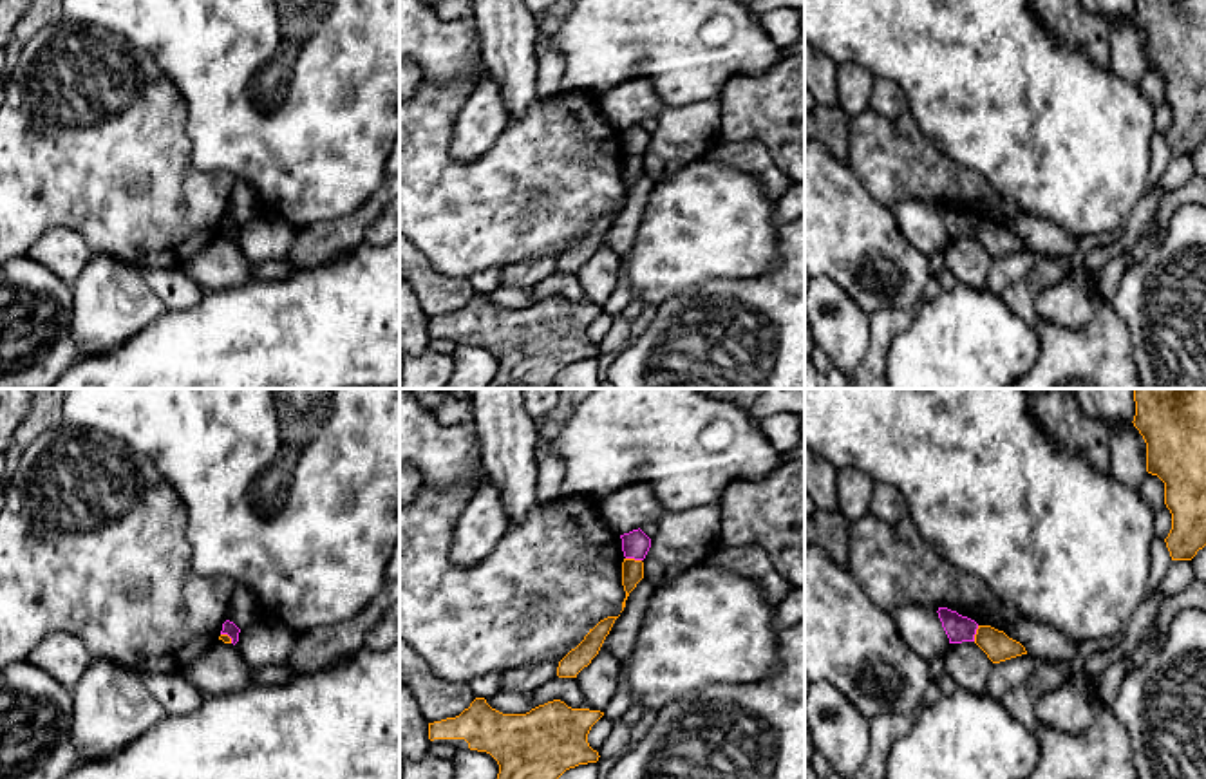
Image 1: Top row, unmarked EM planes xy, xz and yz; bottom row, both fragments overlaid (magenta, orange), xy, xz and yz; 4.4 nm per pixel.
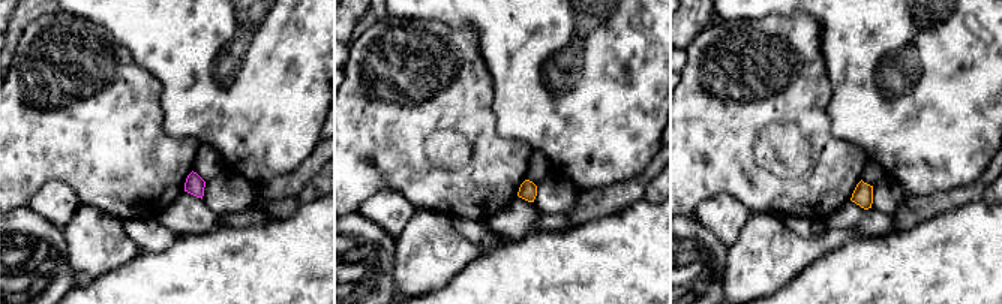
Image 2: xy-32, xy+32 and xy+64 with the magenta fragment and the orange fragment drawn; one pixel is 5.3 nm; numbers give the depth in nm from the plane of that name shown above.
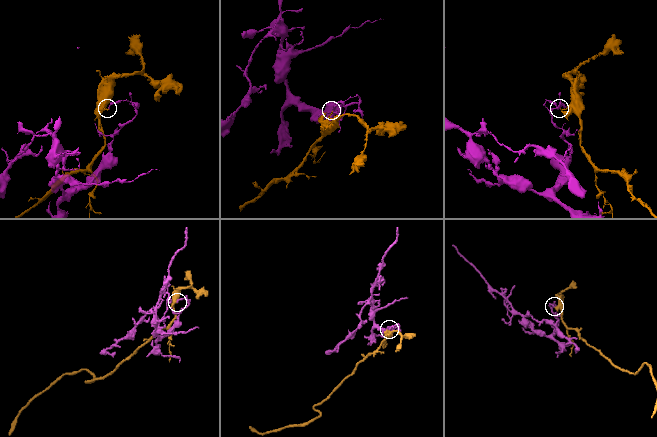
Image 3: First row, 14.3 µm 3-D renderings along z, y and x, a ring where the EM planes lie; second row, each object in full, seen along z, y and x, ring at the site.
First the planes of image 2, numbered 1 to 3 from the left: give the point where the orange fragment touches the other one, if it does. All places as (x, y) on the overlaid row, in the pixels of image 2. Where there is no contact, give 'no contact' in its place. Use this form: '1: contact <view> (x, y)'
1: no contact
2: no contact
3: no contact

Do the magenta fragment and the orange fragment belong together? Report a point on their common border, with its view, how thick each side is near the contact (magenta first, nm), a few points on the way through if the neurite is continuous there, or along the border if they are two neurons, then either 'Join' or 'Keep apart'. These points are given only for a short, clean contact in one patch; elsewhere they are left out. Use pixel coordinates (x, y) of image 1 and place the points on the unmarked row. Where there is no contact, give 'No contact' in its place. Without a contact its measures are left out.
Touches magenta at xz (633, 152). Thickness 130 nm (magenta) against 100 nm. Boundary: xz (626, 152), (640, 156). Keep apart

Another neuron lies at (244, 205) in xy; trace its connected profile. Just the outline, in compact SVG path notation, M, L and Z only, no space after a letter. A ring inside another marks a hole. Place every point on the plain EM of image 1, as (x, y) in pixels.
M237 181L230 193L228 215L244 224L262 211L264 206L253 188L244 181Z

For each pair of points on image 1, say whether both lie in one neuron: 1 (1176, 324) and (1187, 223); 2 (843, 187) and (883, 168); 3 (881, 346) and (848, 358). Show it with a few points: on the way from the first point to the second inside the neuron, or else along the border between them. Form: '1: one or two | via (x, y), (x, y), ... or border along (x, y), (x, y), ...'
1: one | via (1187, 299), (1187, 248)
2: two | border along (847, 161), (861, 185), (876, 199), (890, 206)
3: two | border along (870, 315), (870, 347), (854, 369)

